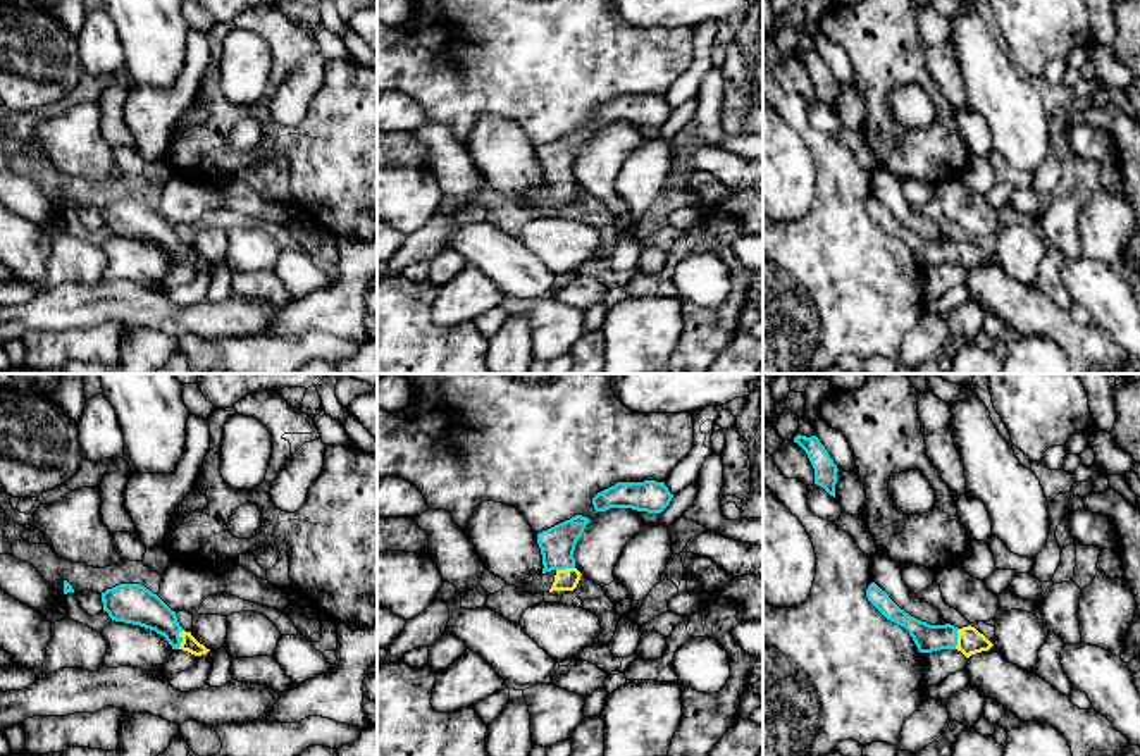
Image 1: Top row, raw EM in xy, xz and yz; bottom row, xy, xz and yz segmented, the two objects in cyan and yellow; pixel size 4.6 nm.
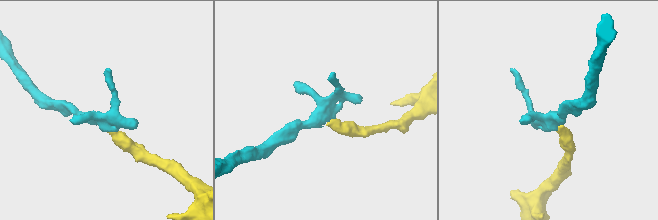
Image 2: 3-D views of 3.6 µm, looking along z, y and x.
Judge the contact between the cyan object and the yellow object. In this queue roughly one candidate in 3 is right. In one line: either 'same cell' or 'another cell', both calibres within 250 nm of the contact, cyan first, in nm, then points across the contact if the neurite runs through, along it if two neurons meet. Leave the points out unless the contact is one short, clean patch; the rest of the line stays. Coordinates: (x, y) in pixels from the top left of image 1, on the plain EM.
same cell; 180 nm thick on the cyan side, 70 nm on the other; runs through xy (140, 221), (157, 229), (181, 254), (190, 259)

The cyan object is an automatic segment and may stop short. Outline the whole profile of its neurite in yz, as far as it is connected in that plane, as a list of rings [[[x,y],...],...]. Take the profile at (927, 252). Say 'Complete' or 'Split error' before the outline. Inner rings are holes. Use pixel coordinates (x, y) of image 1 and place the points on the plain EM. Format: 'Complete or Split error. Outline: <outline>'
Split error. Outline: [[[875,196],[868,200],[866,212],[887,234],[904,241],[909,246],[920,267],[957,263],[970,272],[971,269],[988,265],[994,260],[971,239],[963,243],[951,238],[930,239],[911,231],[901,224]]]

